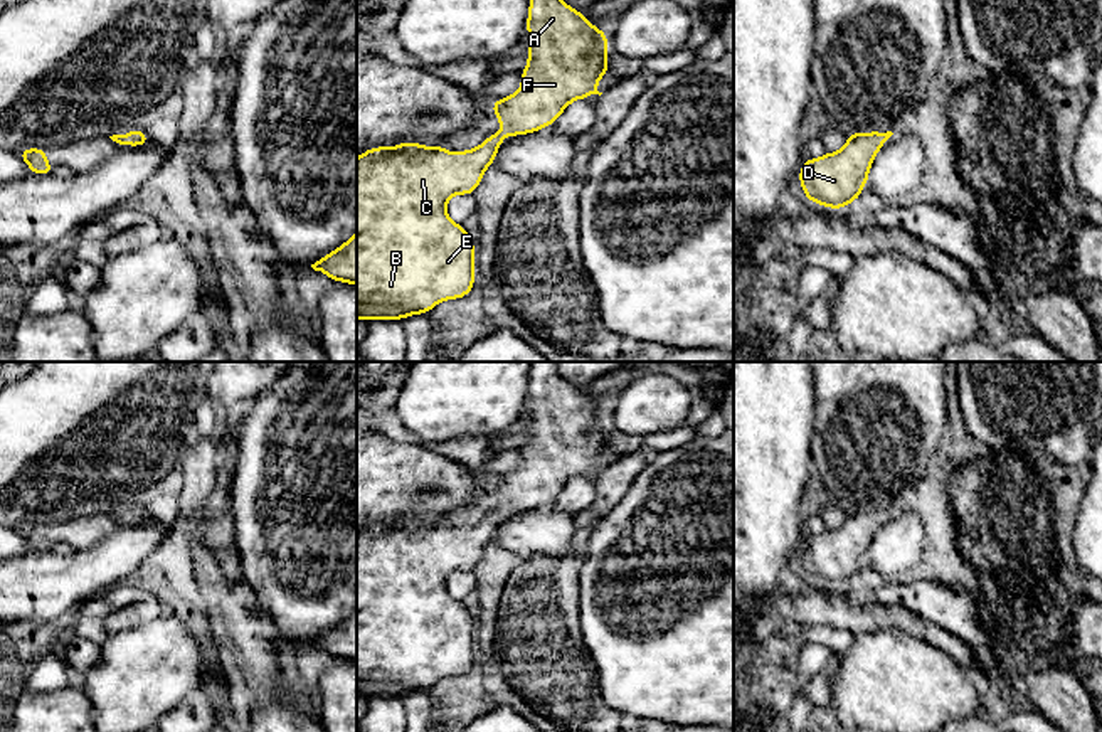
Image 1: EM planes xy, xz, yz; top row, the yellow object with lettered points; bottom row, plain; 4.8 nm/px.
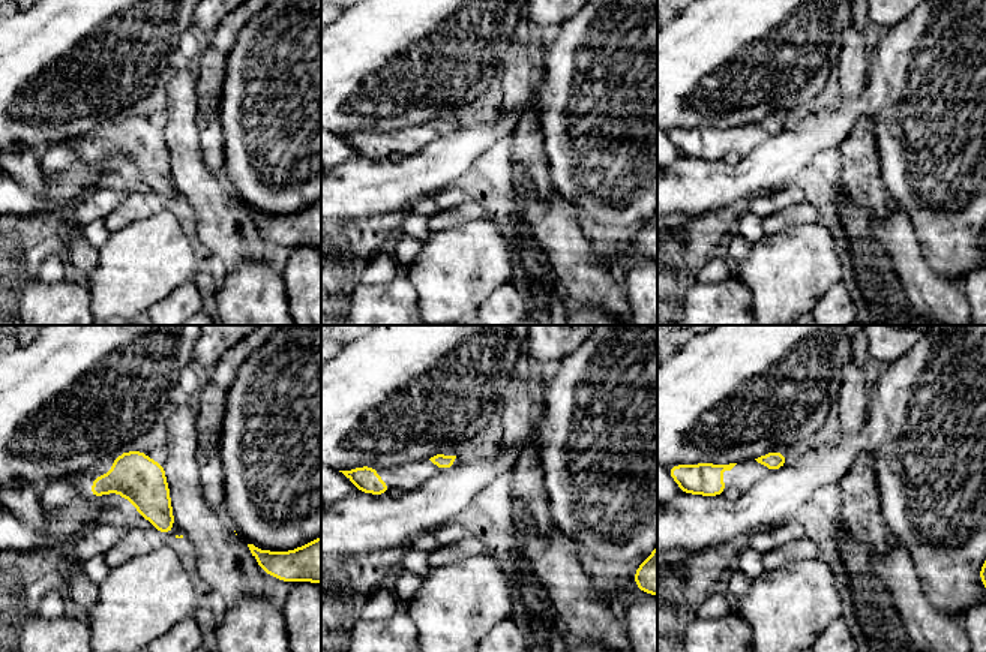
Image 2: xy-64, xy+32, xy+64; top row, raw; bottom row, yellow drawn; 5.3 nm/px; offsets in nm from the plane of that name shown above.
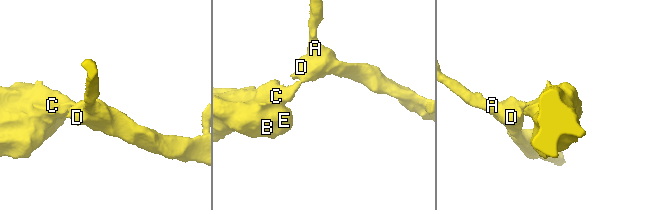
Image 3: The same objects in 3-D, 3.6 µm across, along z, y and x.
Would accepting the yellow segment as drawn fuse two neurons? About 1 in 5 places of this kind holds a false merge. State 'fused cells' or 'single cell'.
single cell

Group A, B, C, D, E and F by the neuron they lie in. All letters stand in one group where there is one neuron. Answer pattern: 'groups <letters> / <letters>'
groups A B C D E F

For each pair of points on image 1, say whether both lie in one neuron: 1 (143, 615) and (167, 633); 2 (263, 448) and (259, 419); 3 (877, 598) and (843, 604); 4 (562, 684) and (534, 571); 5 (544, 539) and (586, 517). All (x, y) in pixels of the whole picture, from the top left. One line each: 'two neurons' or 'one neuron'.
1: two neurons
2: one neuron
3: two neurons
4: one neuron
5: two neurons

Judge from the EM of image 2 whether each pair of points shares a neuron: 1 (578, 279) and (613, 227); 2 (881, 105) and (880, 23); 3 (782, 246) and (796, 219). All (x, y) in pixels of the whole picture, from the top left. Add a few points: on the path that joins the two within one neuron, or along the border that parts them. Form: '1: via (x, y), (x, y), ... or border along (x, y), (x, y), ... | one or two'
1: border along (578, 222), (595, 255), (608, 269) | two
2: border along (908, 15), (874, 33) | two
3: border along (815, 221), (766, 236) | two

